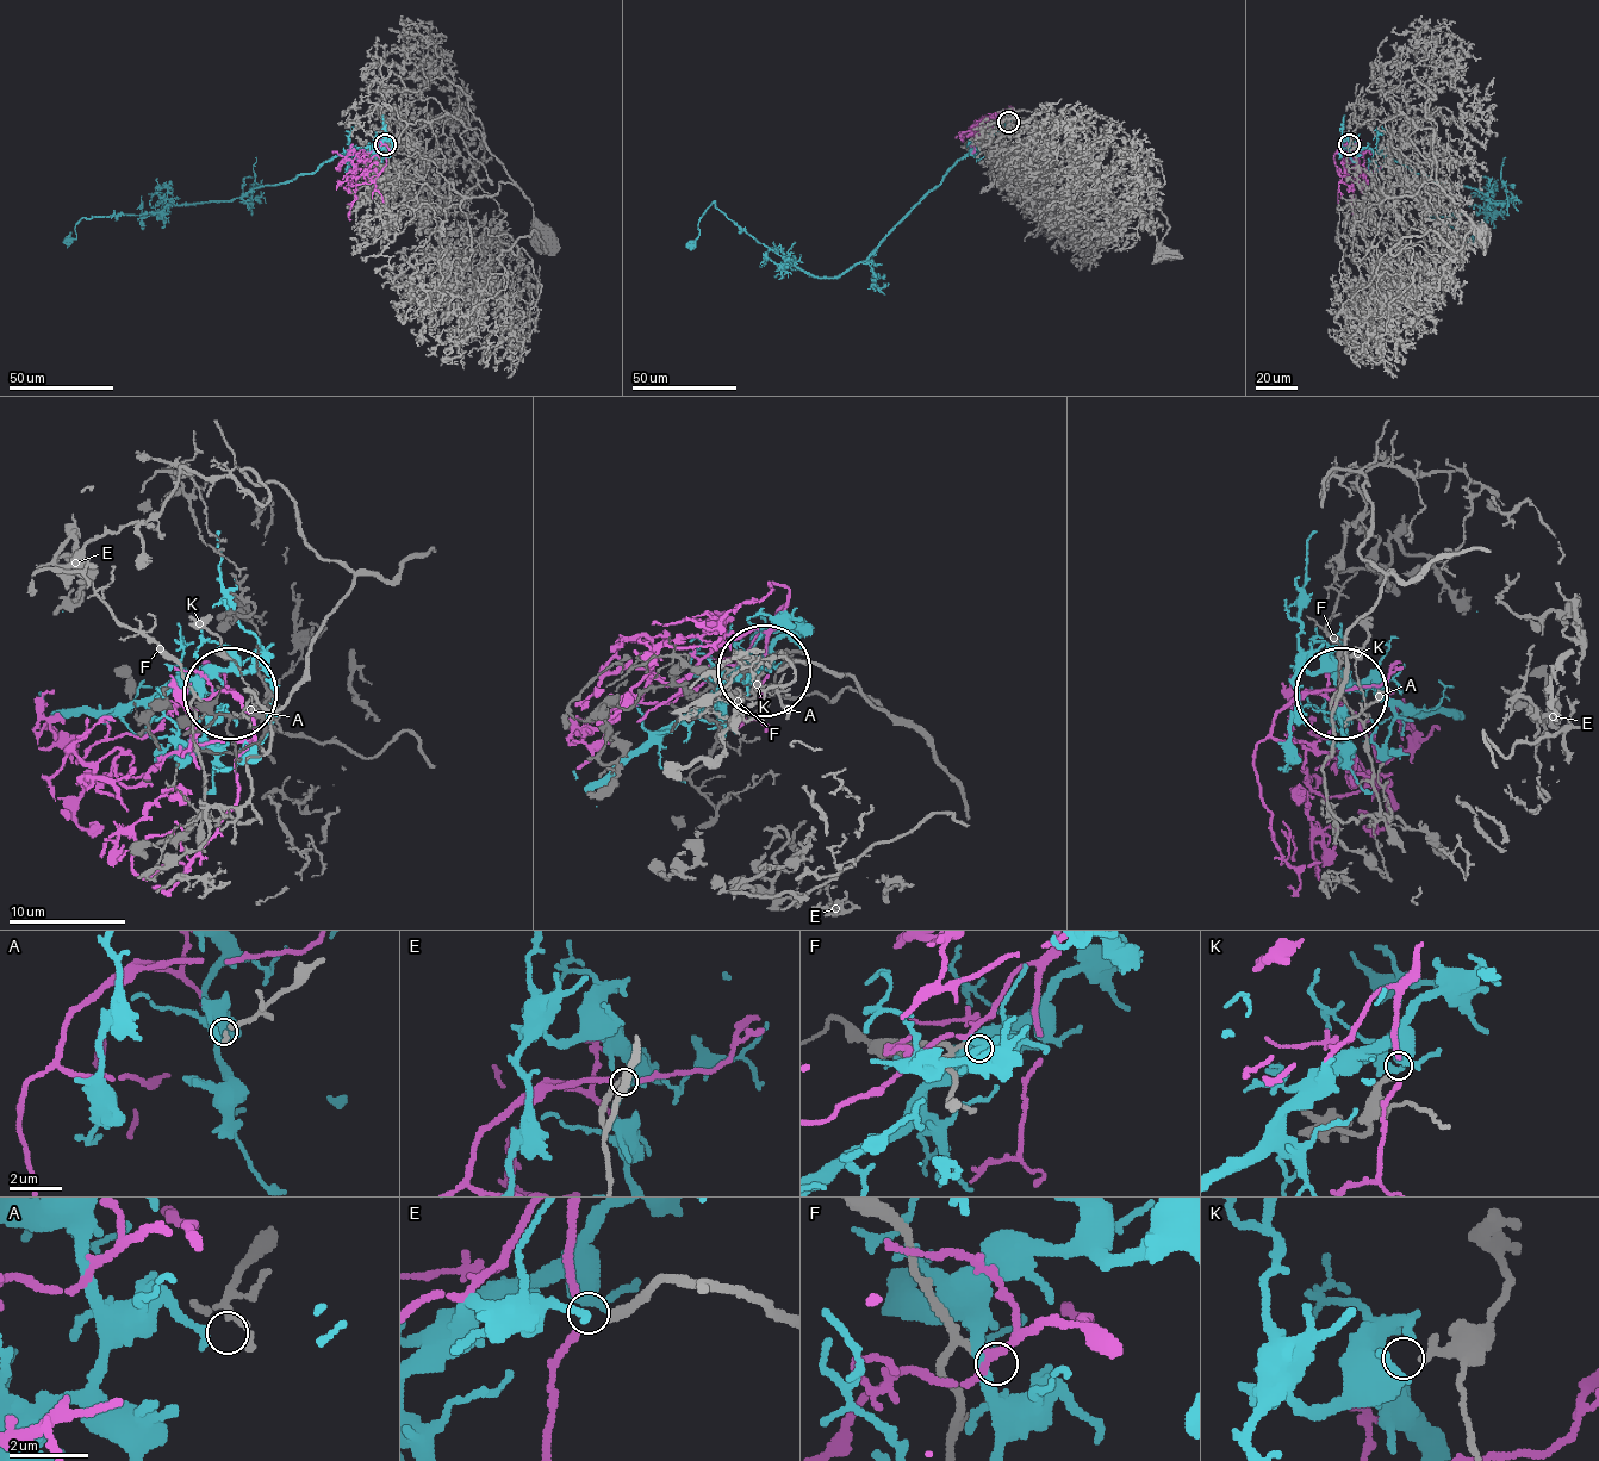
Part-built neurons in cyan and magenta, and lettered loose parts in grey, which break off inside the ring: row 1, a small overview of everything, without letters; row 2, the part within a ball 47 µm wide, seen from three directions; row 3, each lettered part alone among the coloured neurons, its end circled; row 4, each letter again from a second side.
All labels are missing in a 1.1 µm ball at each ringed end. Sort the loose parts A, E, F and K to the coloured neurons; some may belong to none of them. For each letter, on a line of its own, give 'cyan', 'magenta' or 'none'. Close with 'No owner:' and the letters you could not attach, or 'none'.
A: none
E: magenta
F: none
K: cyan
No owner: A, F

